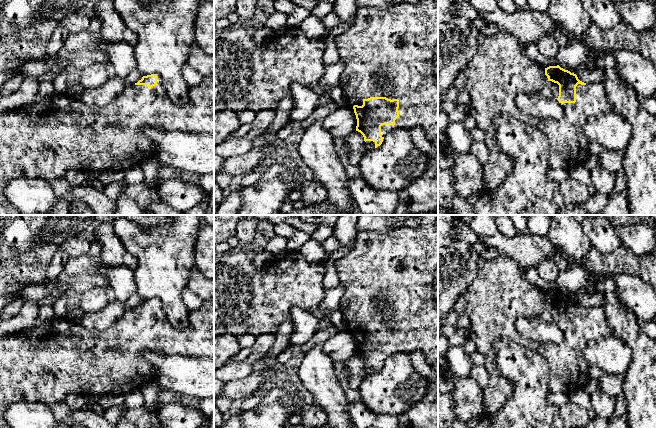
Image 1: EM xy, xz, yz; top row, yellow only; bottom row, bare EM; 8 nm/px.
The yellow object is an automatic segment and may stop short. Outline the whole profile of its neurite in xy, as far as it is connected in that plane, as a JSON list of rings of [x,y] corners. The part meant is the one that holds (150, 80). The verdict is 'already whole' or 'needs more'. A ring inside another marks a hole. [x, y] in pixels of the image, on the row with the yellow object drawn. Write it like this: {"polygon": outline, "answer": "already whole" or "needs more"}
{"polygon": [[[151,74],[143,76],[142,79],[135,84],[127,85],[112,103],[103,107],[87,106],[71,94],[64,95],[56,93],[48,97],[40,98],[35,103],[20,107],[19,109],[0,112],[0,215],[21,215],[21,213],[8,202],[4,195],[7,183],[13,179],[24,177],[43,178],[50,182],[65,177],[66,173],[71,169],[85,171],[90,174],[91,172],[125,172],[129,168],[141,166],[153,154],[151,140],[141,131],[145,126],[151,126],[165,132],[206,133],[214,138],[214,77],[203,77],[198,85],[189,86],[188,101],[183,106],[174,105],[165,91],[160,76]]], "answer": "needs more"}

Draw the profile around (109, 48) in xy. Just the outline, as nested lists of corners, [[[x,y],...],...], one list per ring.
[[[89,30],[71,33],[65,39],[62,48],[68,51],[79,51],[103,48],[108,55],[108,63],[112,63],[117,76],[125,77],[136,68],[134,46],[121,43],[105,43]]]

